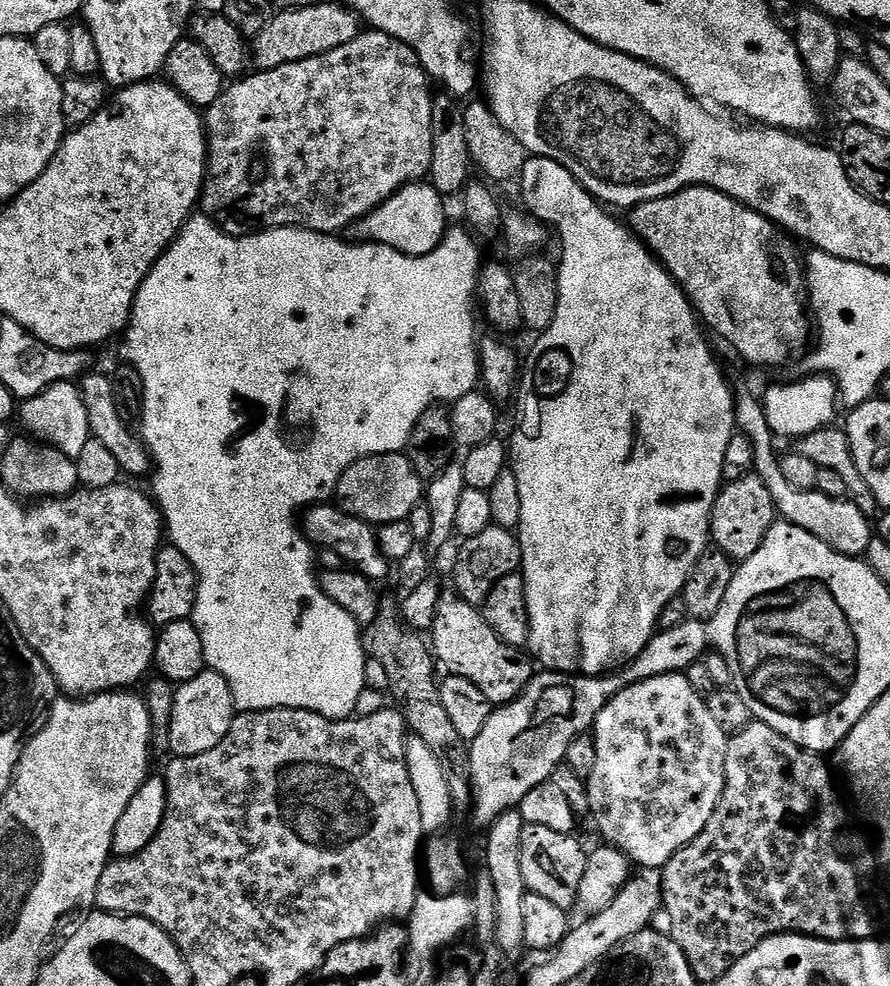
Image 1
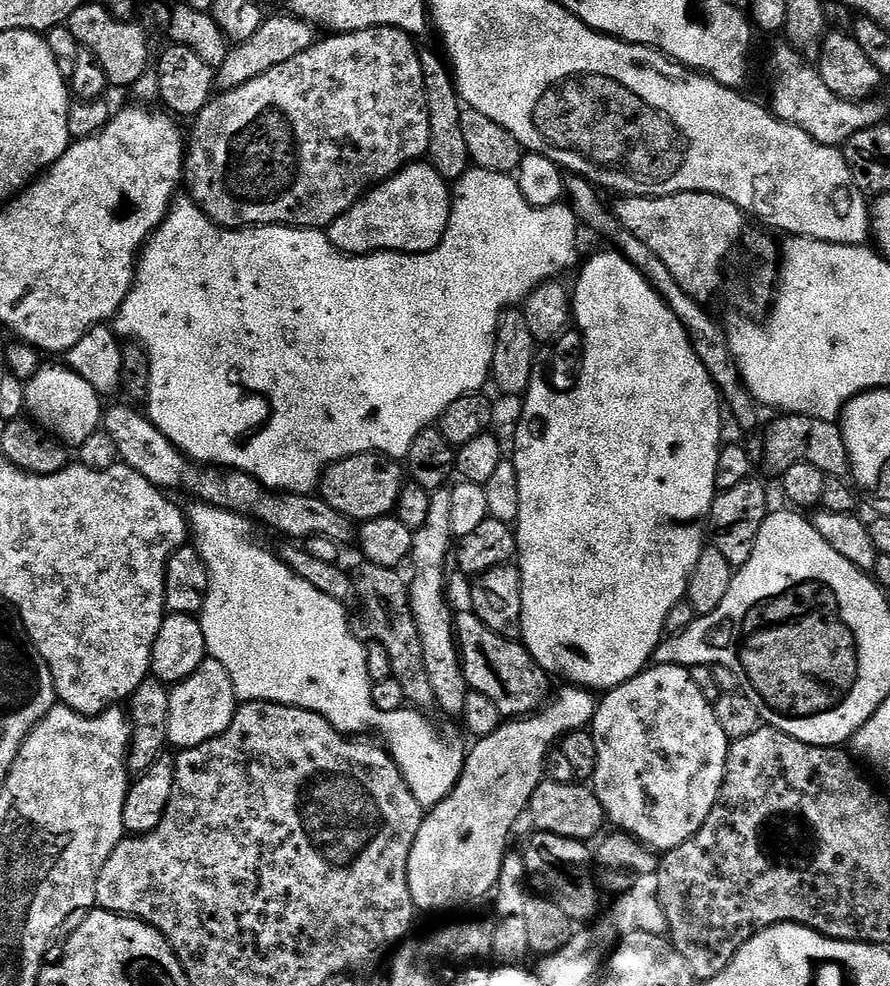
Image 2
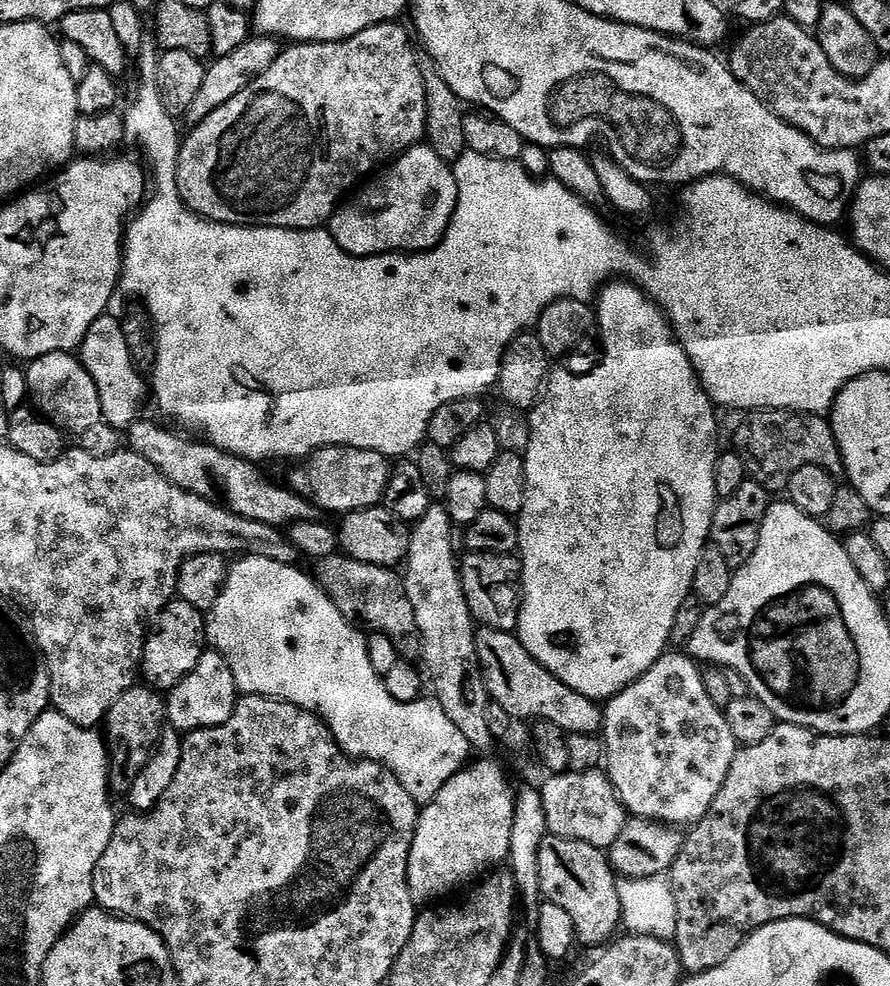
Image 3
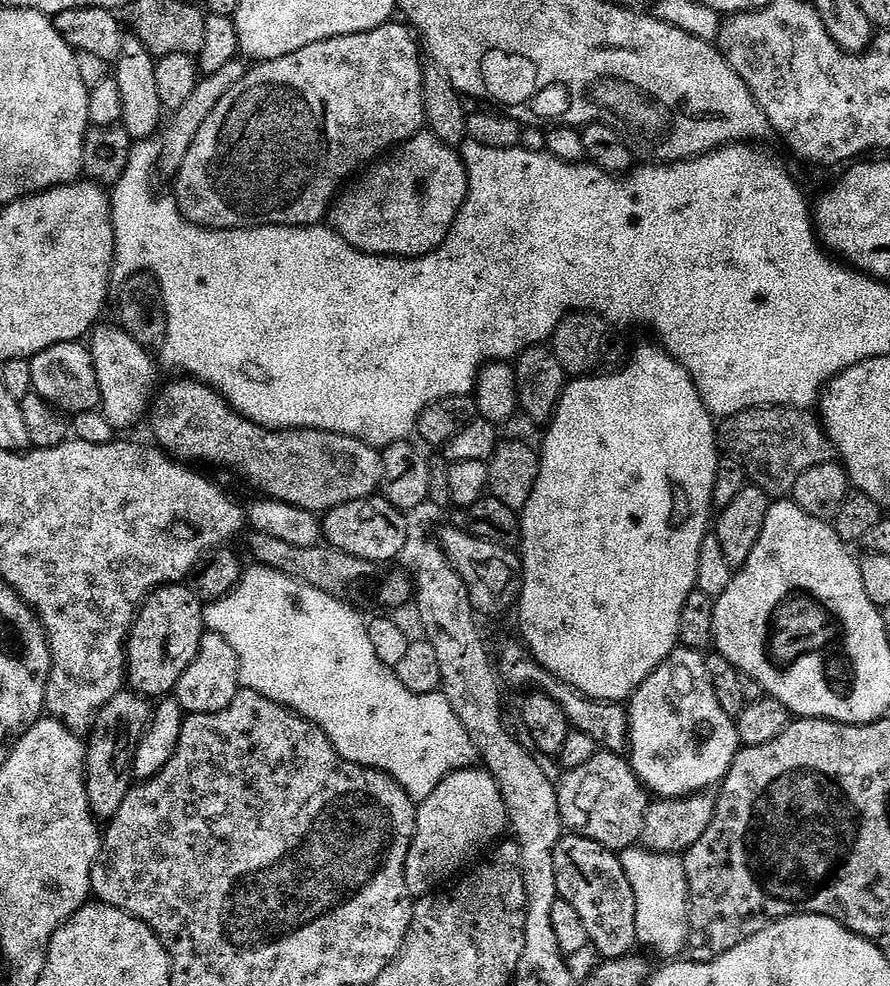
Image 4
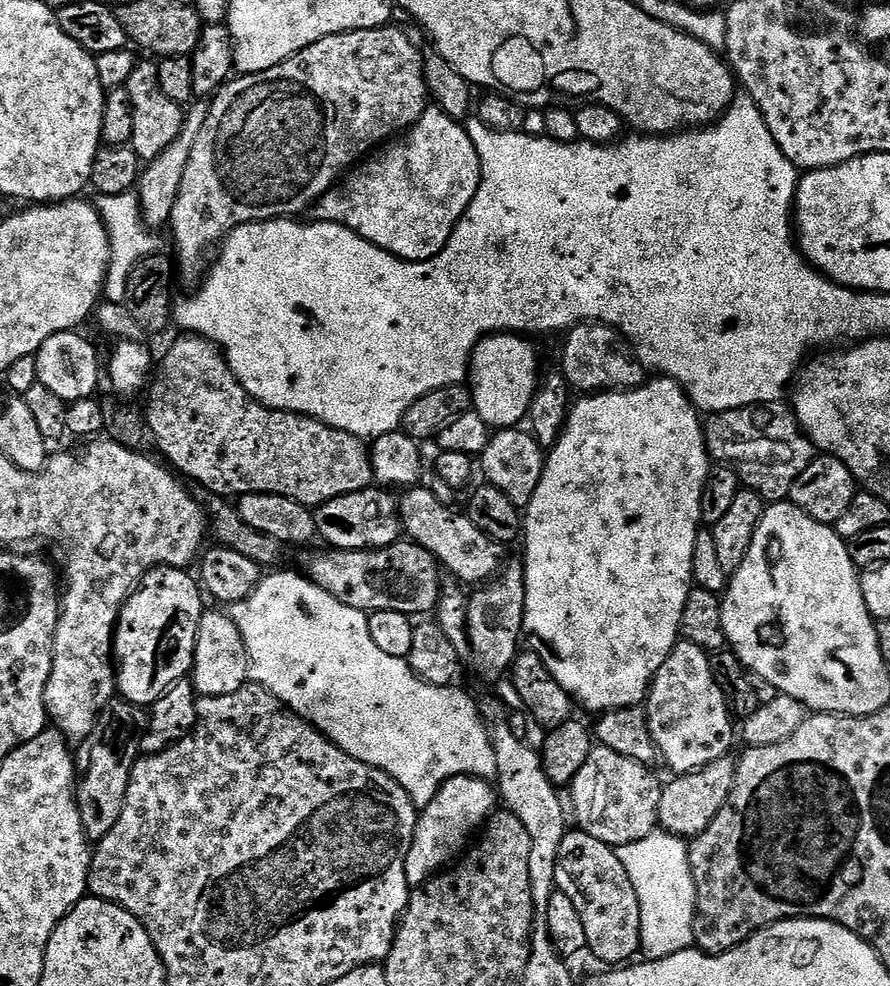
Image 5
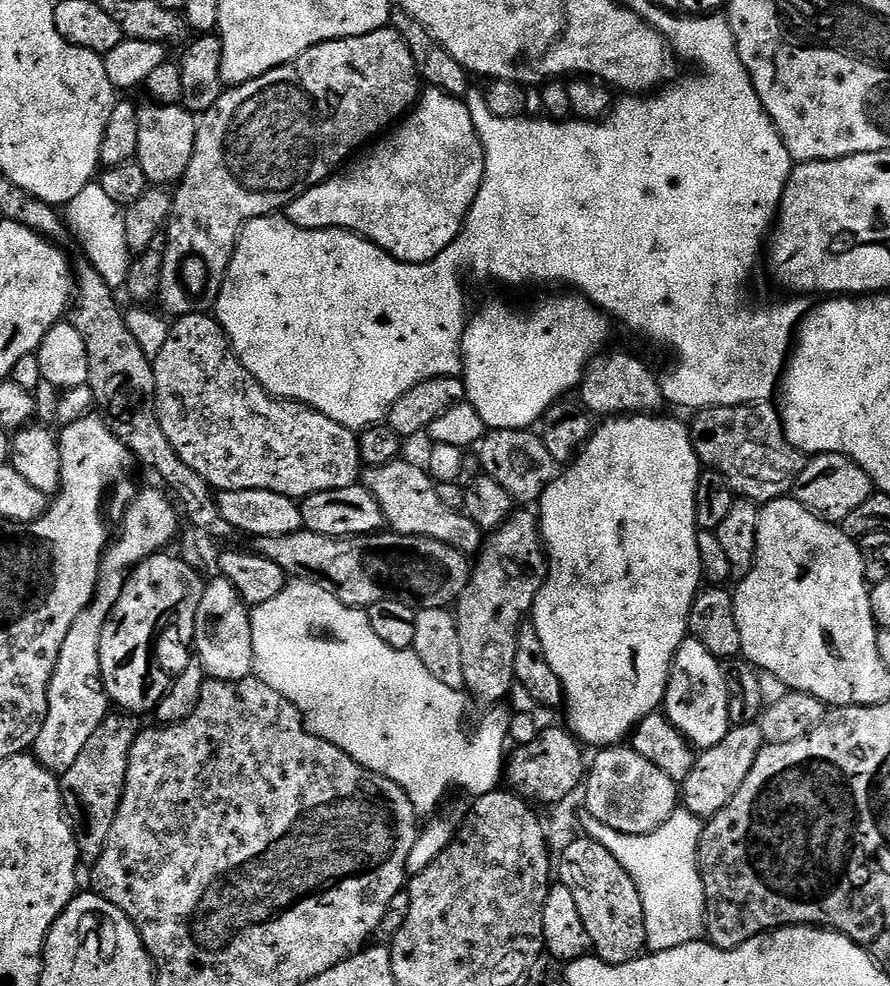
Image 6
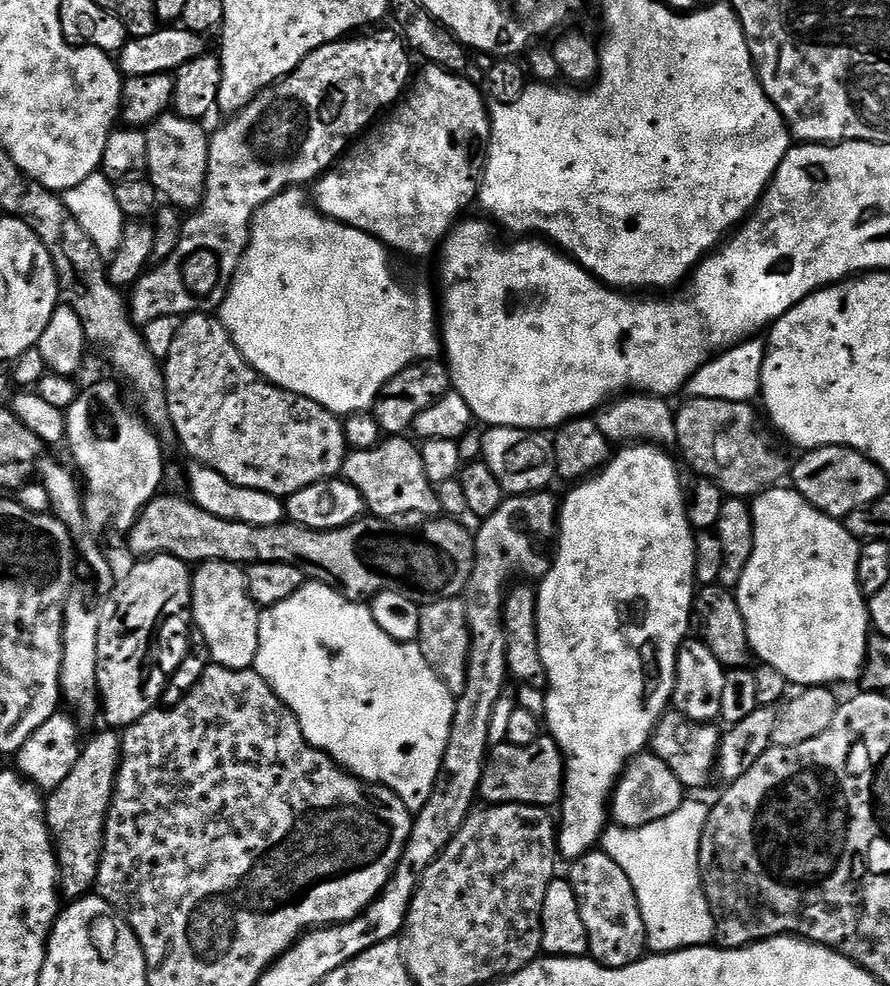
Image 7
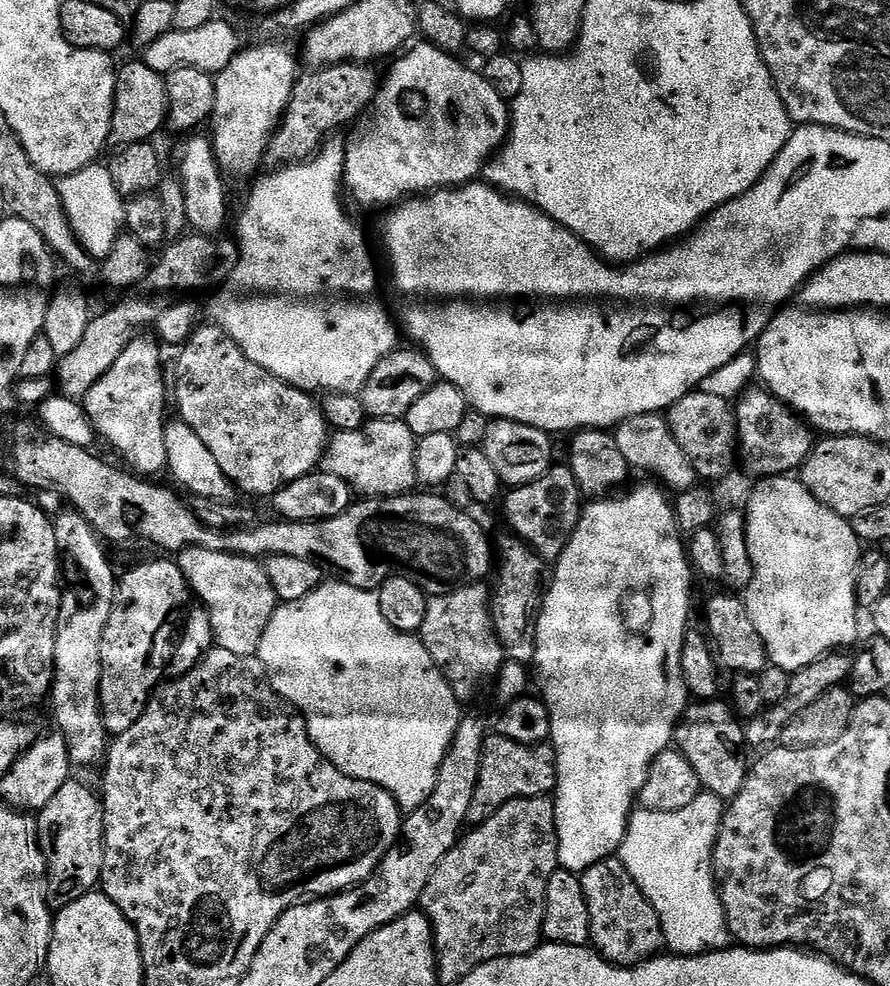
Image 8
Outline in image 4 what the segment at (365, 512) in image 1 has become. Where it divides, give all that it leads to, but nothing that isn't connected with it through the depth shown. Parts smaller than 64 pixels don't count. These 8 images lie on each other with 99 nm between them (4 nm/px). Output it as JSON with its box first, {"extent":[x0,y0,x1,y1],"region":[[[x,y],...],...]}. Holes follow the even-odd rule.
{"extent":[150,378,381,514],"region":[[[176,378],[173,384],[166,385],[164,389],[161,387],[150,408],[151,418],[152,432],[157,440],[155,443],[171,459],[177,462],[191,462],[193,465],[217,464],[220,468],[237,468],[254,487],[264,491],[261,493],[265,497],[281,500],[302,510],[323,514],[346,502],[358,502],[368,496],[377,495],[380,487],[381,453],[373,445],[363,444],[361,440],[342,434],[313,428],[287,430],[263,428],[235,412],[219,392],[206,384],[201,384],[199,380]]]}

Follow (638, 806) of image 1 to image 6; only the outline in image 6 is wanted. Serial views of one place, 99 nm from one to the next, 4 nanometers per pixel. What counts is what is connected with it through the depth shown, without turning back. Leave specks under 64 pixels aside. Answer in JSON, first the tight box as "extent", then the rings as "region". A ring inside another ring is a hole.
{"extent":[662,638,733,749],"region":[[[691,638],[684,639],[672,659],[662,711],[668,721],[688,739],[693,749],[718,746],[718,742],[726,738],[728,729],[733,727],[723,668],[724,664],[714,654],[710,654],[702,642]]]}

